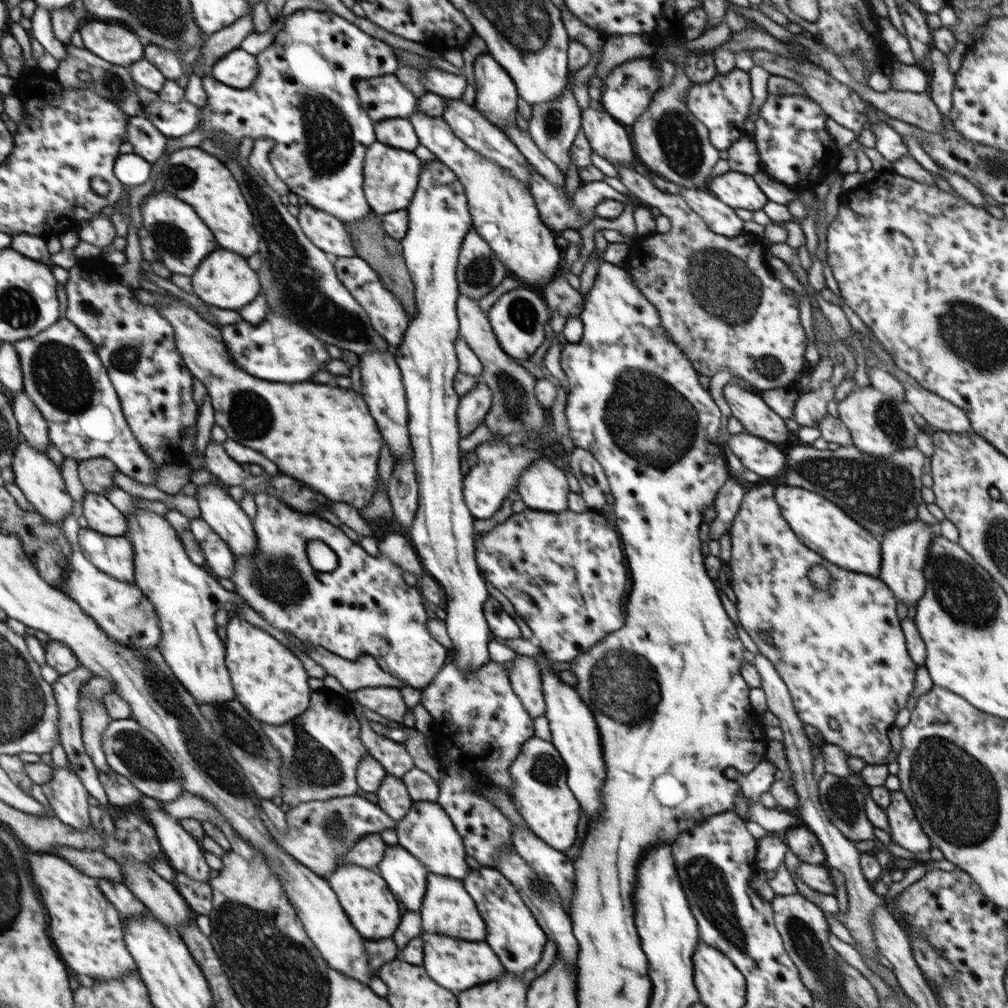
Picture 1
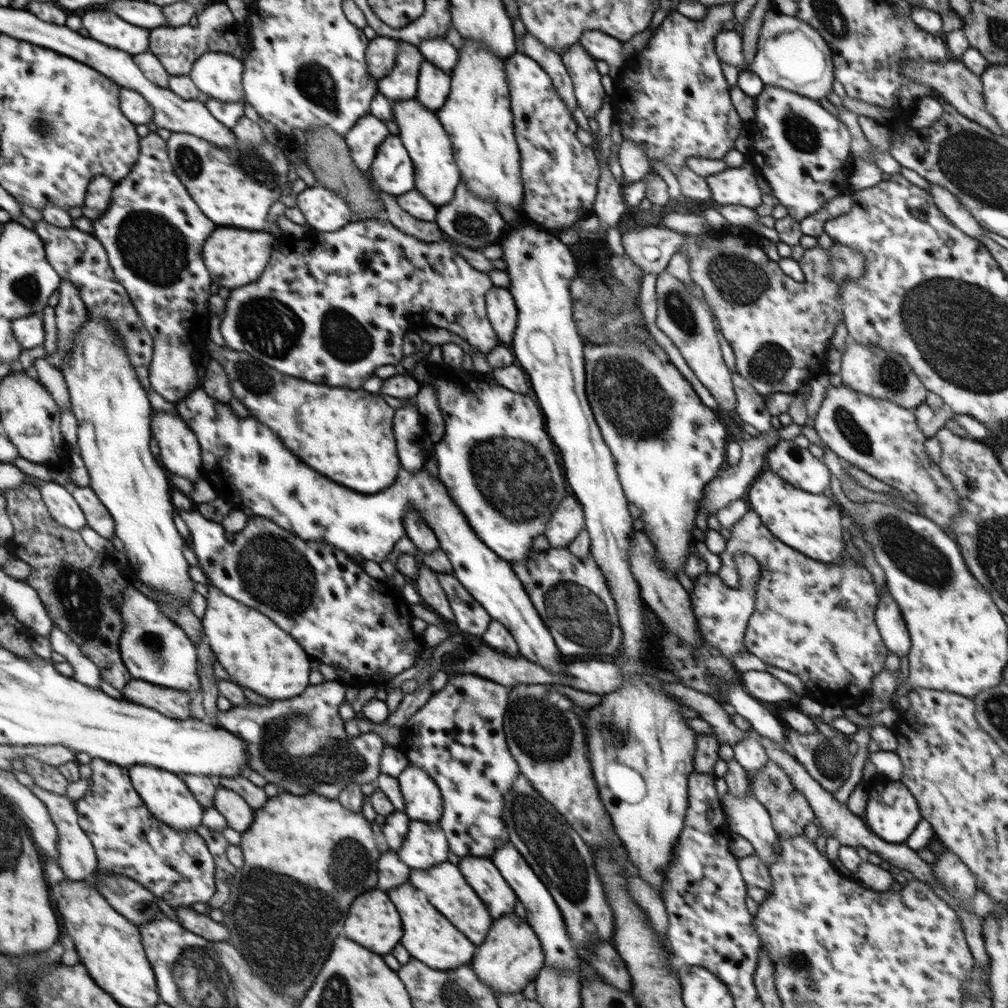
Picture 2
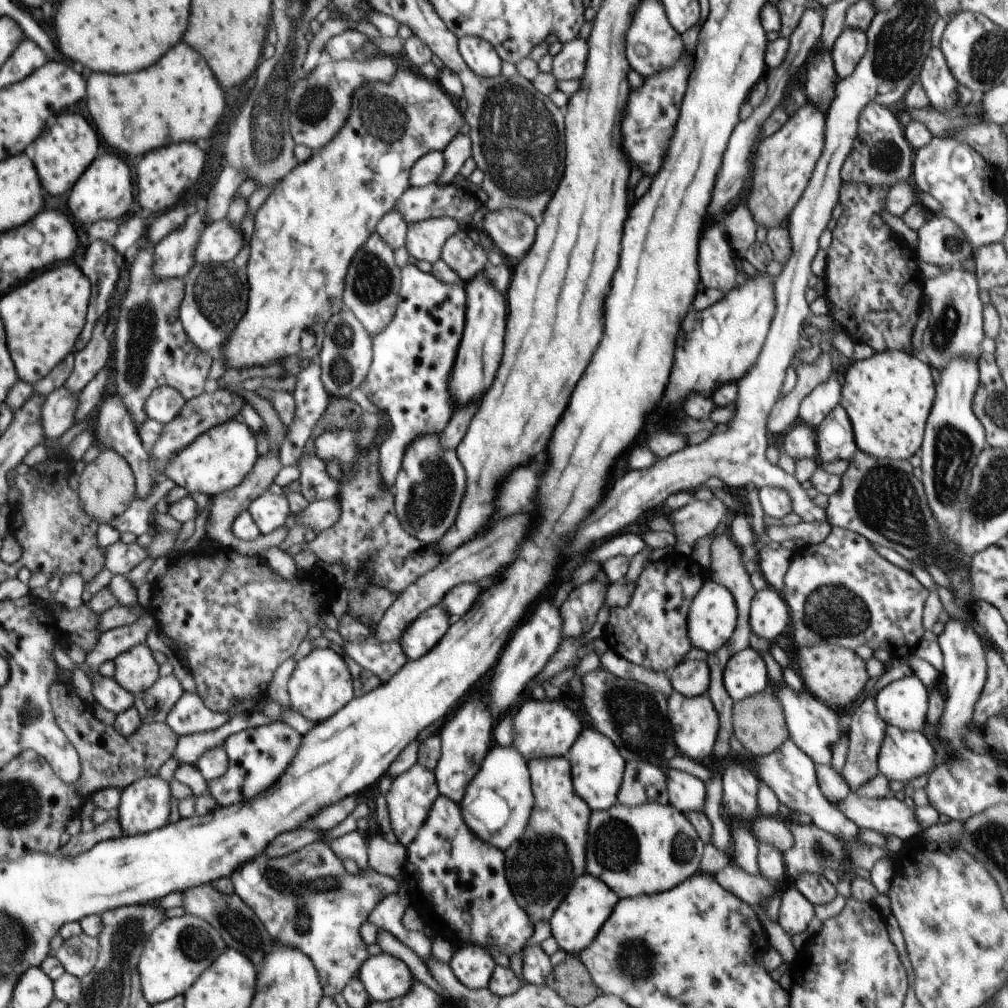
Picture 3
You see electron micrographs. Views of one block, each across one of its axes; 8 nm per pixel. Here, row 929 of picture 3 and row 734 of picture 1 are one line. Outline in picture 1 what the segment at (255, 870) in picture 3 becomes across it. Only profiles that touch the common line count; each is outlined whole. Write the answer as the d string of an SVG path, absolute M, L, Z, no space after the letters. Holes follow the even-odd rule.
M327 690L312 691L308 708L286 723L276 726L262 724L262 730L281 759L280 776L282 776L282 797L286 804L295 806L297 803L312 800L328 800L334 797L356 795L359 786L356 780L358 764L368 755L364 744L360 741L360 722L351 702L338 694Z

